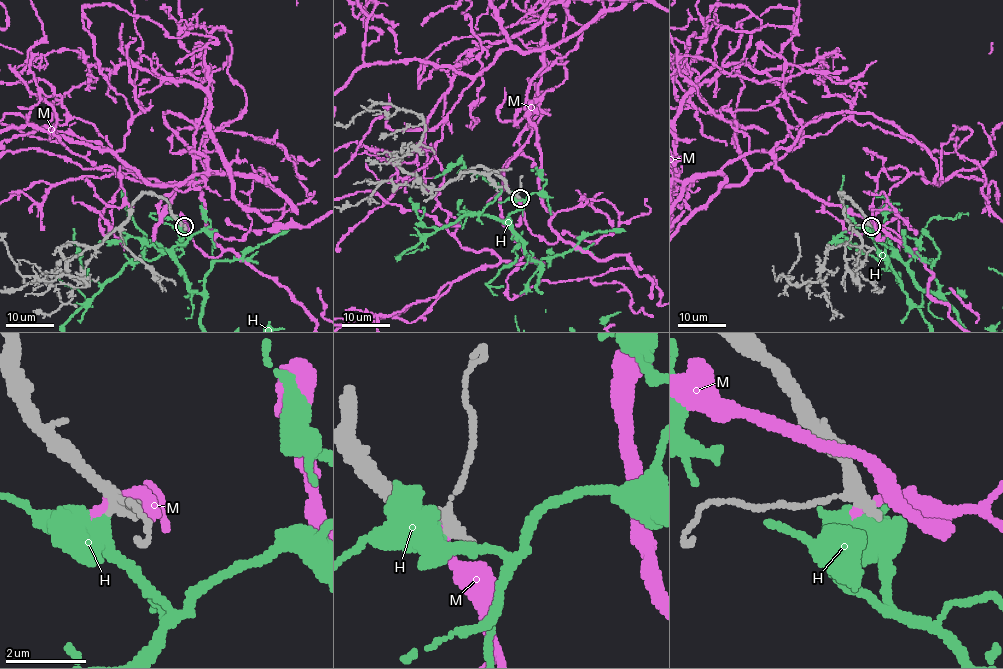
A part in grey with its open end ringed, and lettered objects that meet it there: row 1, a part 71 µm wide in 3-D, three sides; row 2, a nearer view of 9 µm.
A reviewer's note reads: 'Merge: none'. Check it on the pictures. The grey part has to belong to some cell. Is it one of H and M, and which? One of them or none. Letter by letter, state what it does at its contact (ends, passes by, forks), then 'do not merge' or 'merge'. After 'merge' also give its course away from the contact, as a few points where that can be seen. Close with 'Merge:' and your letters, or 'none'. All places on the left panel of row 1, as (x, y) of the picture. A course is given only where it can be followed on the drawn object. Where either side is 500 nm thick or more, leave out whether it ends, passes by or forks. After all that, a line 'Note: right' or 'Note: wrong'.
H: do not merge
M: it ends there; do not merge
Merge: none
Note: right

